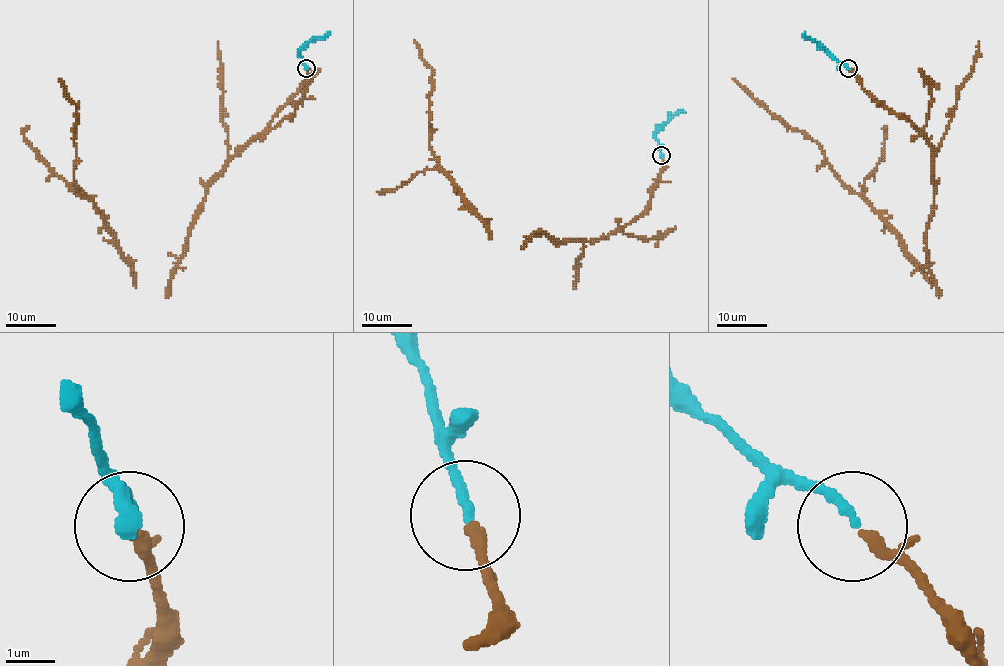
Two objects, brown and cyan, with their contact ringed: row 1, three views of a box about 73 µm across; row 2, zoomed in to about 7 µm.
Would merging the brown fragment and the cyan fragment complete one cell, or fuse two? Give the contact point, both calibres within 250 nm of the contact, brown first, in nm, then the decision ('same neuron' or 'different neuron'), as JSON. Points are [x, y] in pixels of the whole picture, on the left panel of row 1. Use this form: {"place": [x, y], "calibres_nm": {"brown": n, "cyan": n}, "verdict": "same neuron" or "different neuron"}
{"place": [306, 68], "calibres_nm": {"brown": 190, "cyan": 200}, "verdict": "same neuron"}

